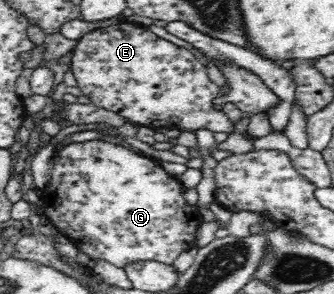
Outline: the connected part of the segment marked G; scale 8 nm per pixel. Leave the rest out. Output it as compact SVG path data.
M97 139L80 143L70 143L64 146L61 156L56 158L54 167L52 168L50 182L41 190L41 207L44 211L45 220L53 223L53 226L58 229L60 234L68 237L83 254L86 254L93 260L101 258L101 260L107 260L107 262L119 268L123 268L127 262L137 261L157 261L171 266L181 253L194 248L195 234L197 234L197 230L199 230L199 227L203 224L203 215L201 212L199 212L195 205L190 206L187 204L185 198L183 198L185 189L182 182L175 176L165 172L158 164L158 161L139 152L132 151L127 147L114 145L109 143L109 141Z

